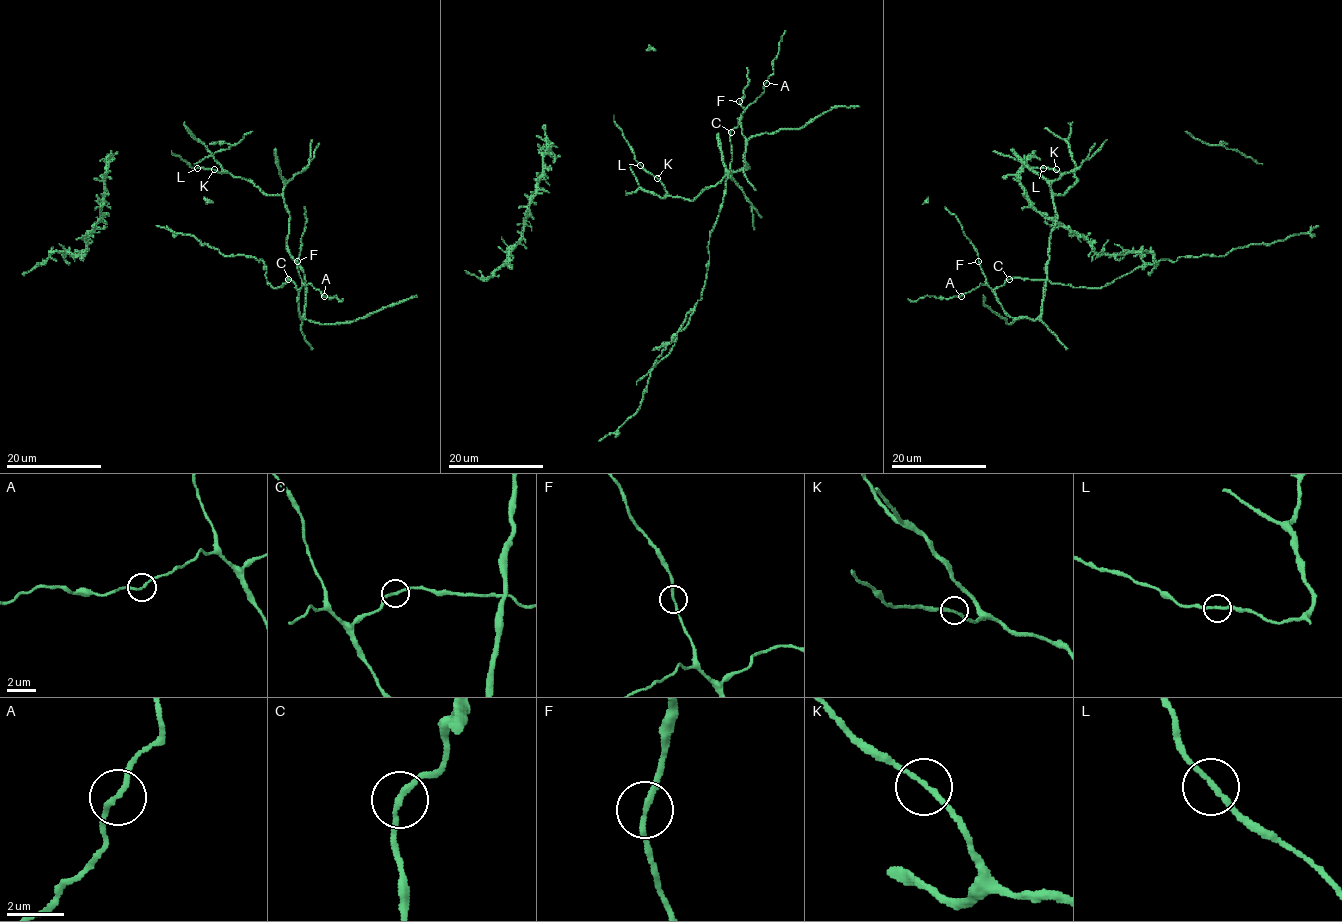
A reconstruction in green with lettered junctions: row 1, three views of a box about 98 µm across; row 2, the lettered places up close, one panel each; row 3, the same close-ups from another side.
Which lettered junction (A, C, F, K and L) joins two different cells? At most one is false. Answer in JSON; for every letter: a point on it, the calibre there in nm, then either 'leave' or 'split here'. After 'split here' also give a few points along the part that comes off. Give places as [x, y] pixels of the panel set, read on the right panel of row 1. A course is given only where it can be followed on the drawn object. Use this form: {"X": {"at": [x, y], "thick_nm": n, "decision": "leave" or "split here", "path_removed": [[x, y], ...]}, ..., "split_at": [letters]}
{"A": {"at": [961, 296], "thick_nm": 170, "decision": "leave"}, "C": {"at": [1009, 279], "thick_nm": 180, "decision": "leave"}, "F": {"at": [978, 261], "thick_nm": 180, "decision": "leave"}, "K": {"at": [1056, 169], "thick_nm": 180, "decision": "leave"}, "L": {"at": [1043, 168], "thick_nm": 190, "decision": "leave"}, "split_at": []}

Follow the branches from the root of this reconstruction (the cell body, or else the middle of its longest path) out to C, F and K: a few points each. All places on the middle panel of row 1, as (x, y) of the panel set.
C: (746, 163), (740, 117), (739, 125), (731, 132)
F: (746, 163), (745, 136), (740, 121), (744, 109), (739, 101)
K: (746, 163), (746, 169), (729, 172), (732, 179), (725, 176), (692, 200), (673, 197), (657, 178)

